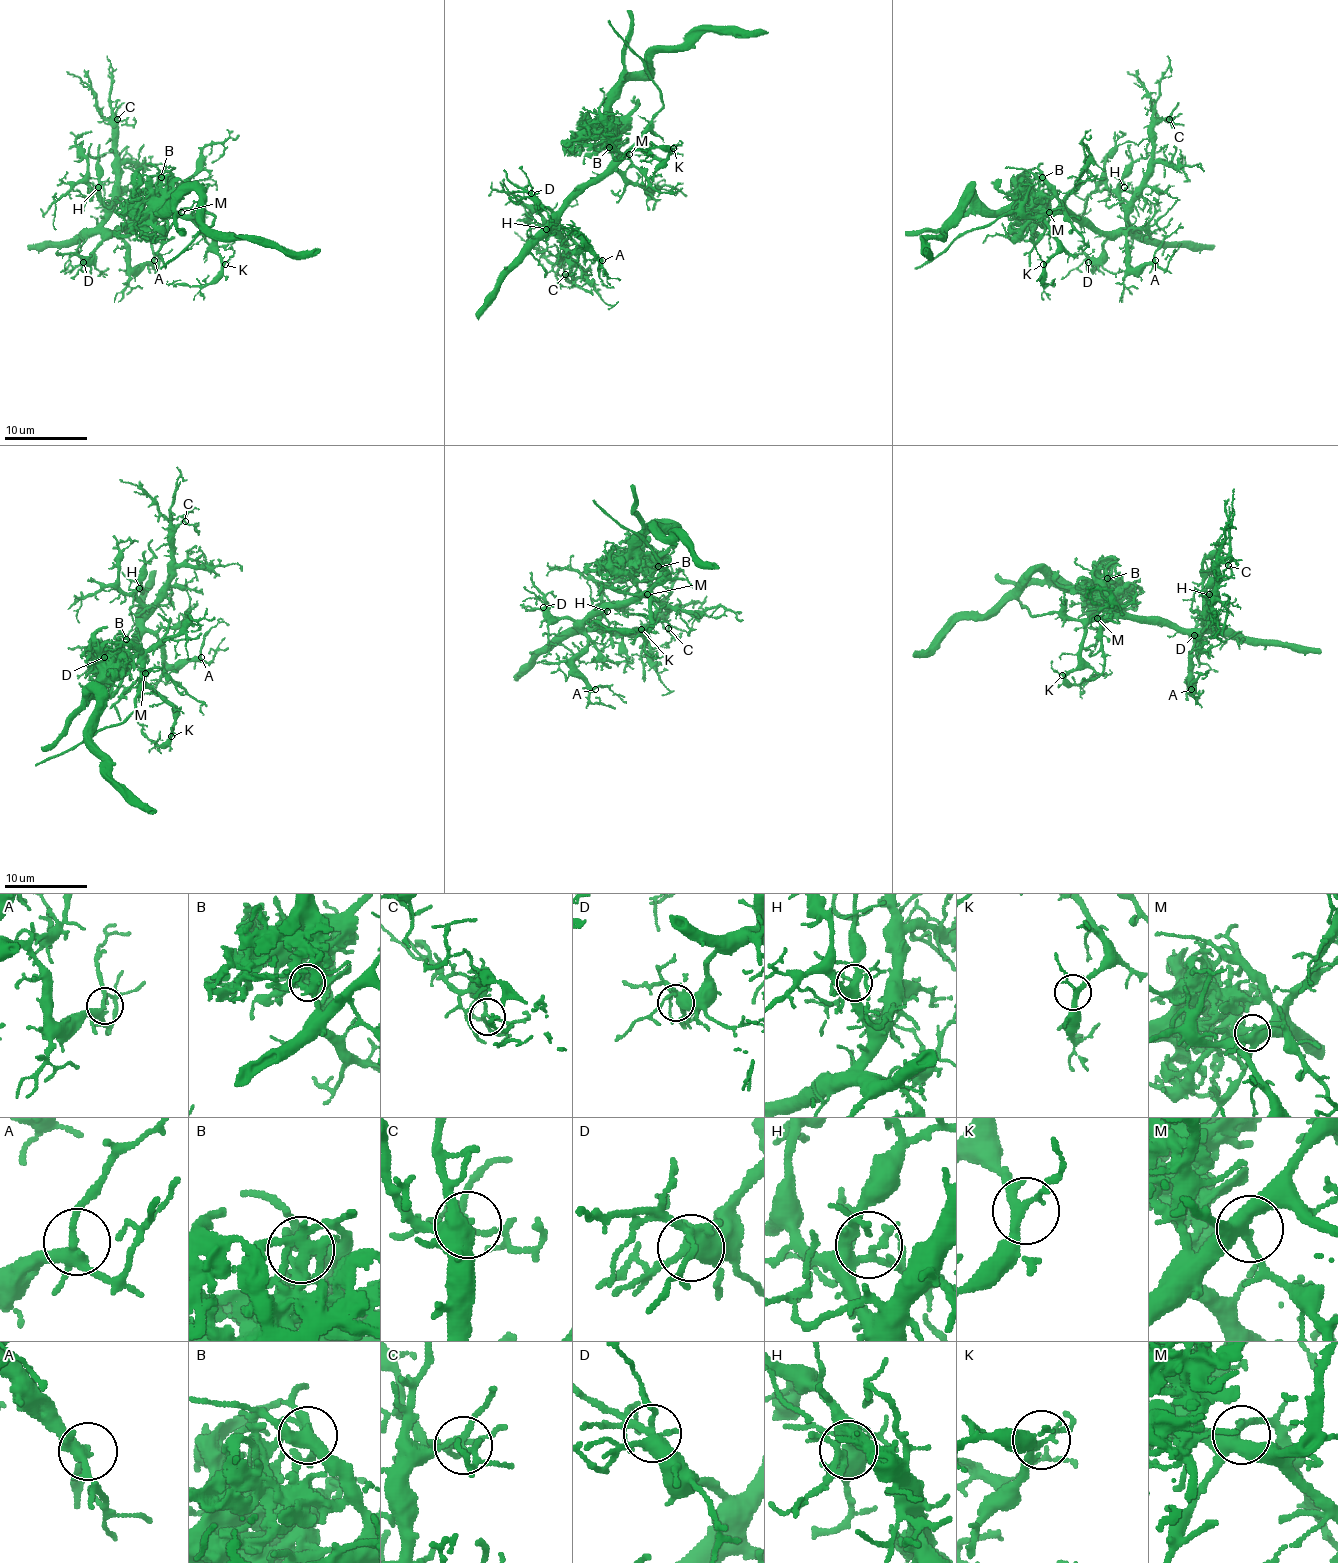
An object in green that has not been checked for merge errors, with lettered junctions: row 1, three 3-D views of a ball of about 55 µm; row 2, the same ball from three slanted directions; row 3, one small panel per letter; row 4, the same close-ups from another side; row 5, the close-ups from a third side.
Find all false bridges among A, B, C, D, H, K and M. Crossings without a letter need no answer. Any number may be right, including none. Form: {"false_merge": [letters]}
{"false_merge": ["B"]}

